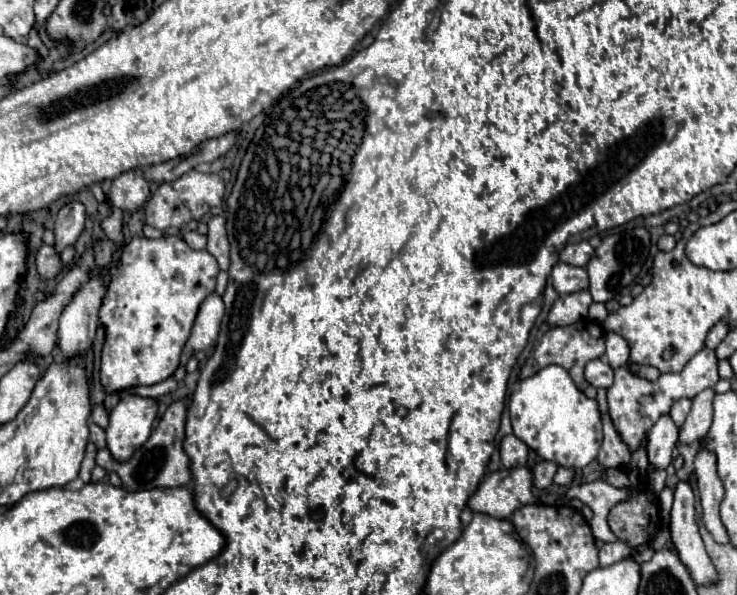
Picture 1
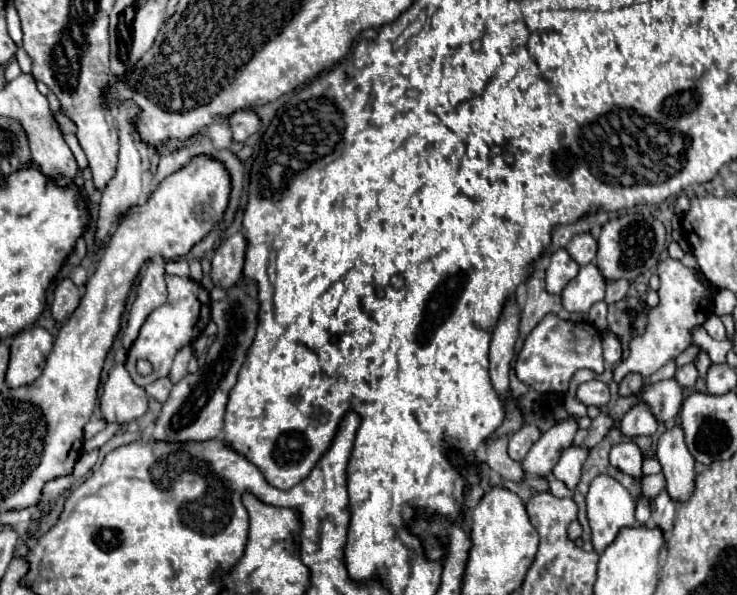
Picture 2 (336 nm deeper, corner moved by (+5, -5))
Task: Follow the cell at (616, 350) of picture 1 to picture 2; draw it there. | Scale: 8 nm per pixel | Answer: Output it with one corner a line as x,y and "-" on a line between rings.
605,334
603,336
603,358
611,364
617,364
621,360
621,356
623,356
623,346
621,346
619,338
613,334

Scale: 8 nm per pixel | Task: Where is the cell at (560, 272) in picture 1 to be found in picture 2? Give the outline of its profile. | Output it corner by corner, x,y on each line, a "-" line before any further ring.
559,248
551,254
551,262
547,268
545,278
545,290
549,294
561,294
561,290
567,286
569,280
573,280
579,272
579,264
569,256
565,248

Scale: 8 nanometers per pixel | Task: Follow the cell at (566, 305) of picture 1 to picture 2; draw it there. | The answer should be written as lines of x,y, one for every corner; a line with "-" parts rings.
595,264
579,268
579,274
561,292
567,312
589,312
589,308
605,298
605,278

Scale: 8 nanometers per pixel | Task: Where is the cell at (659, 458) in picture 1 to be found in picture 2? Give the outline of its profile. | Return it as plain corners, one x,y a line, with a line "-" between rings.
675,378
659,380
655,384
645,384
641,398
651,406
659,422
673,420
683,402
683,390

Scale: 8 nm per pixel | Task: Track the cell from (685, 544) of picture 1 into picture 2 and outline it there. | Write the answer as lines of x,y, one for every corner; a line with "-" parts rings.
669,424
657,442
657,460
663,466
667,492
673,500
687,500
695,488
695,460
685,448
679,424

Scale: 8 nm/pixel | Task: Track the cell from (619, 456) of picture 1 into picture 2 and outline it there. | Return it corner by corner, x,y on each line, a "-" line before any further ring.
643,400
639,404
635,404
625,414
625,418
621,420
621,432
629,438
633,438
633,436
651,436
651,434
657,432
657,428
659,428
659,422
653,416
651,408

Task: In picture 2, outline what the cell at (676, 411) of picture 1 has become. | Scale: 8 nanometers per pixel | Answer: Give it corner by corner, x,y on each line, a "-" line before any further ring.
693,362
677,368
677,374
675,374
675,380
683,386
683,388
693,388
695,386
695,380
697,380
697,368

